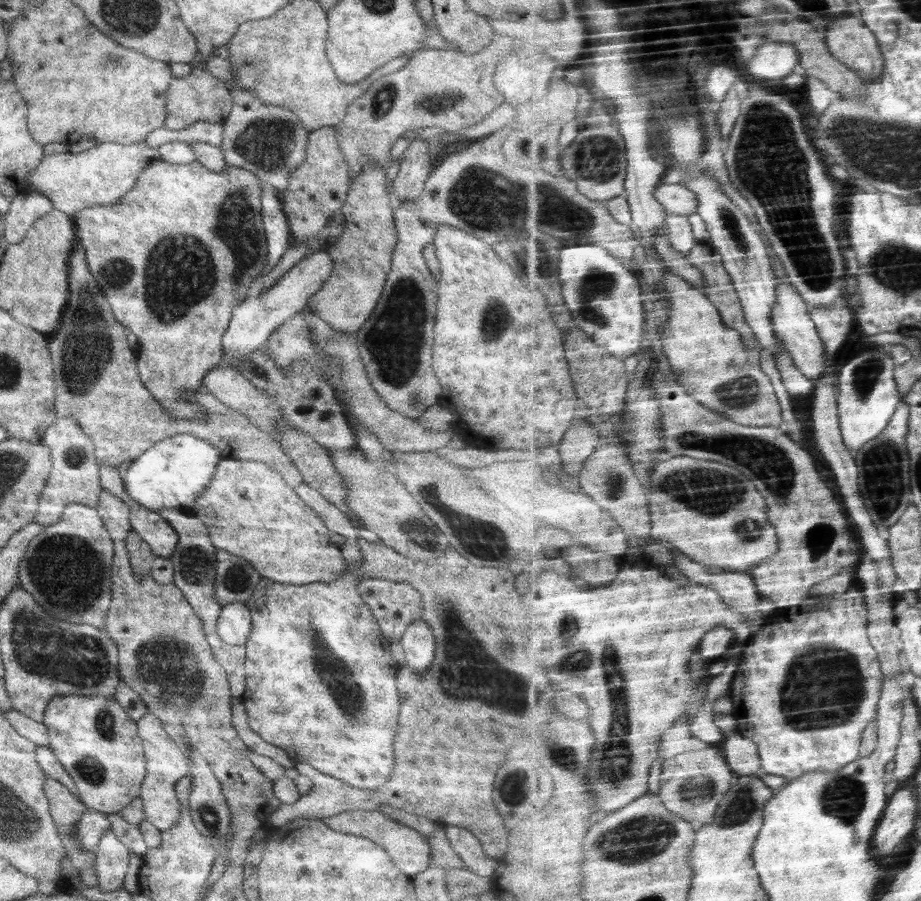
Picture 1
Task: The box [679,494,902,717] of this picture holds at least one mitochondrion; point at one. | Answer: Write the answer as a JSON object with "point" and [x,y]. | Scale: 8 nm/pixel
{"point":[822,539]}

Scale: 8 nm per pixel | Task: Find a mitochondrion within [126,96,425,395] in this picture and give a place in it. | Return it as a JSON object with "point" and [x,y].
{"point":[267,142]}

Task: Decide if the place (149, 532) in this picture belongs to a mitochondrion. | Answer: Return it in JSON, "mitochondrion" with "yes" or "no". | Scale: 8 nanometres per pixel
{"mitochondrion":"no"}

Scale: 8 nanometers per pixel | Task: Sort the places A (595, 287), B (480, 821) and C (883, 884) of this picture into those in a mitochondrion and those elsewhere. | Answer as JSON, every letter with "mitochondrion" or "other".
{"A":"mitochondrion","B":"other","C":"other"}

